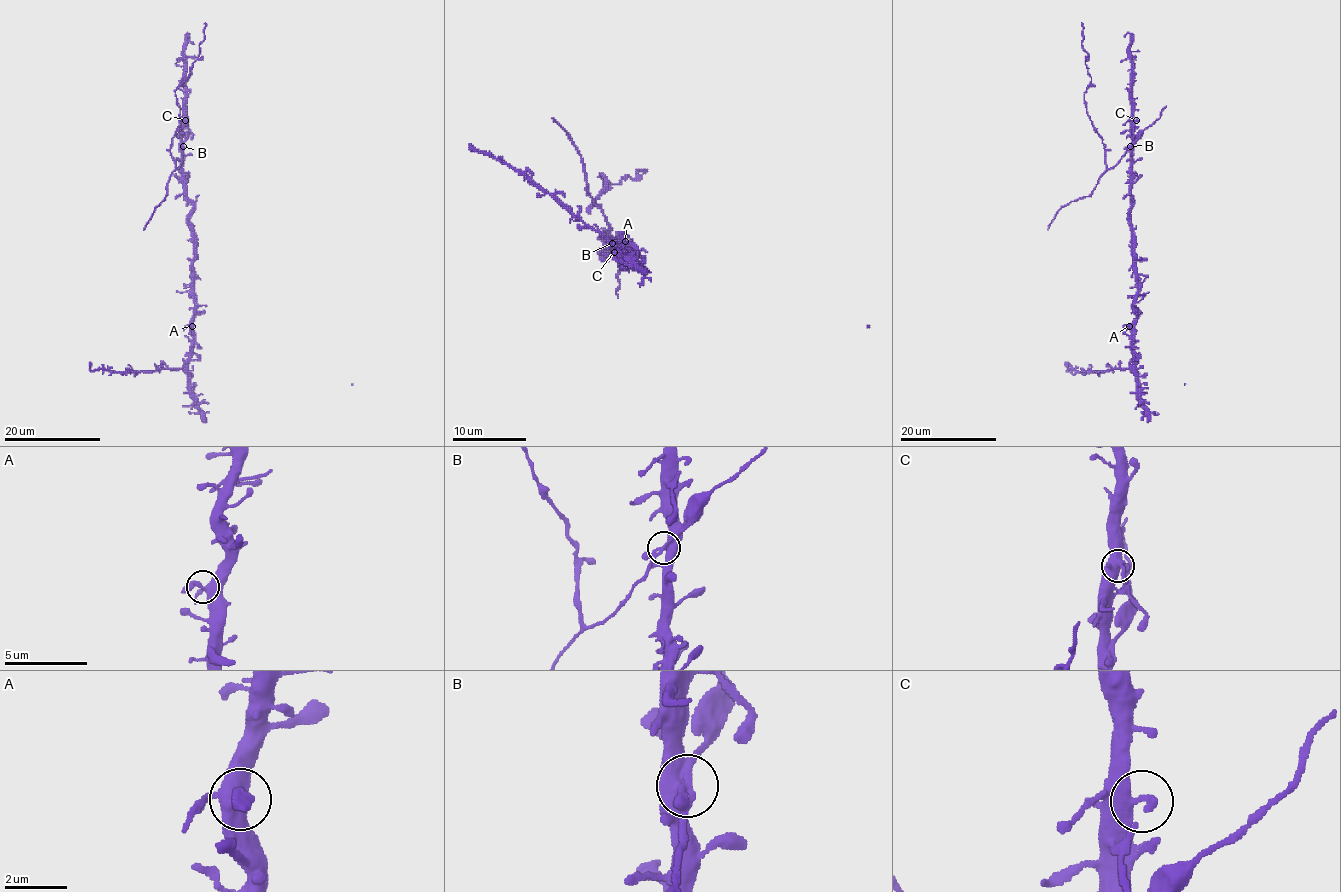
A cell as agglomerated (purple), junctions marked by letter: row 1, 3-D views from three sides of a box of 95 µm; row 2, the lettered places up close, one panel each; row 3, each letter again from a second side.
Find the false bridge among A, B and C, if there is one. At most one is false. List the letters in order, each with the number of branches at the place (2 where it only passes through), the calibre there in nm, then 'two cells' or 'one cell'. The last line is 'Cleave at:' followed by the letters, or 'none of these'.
A: 3 | 360 nm | one cell
B: 3 | 340 nm | two cells
C: 3 | 360 nm | one cell
Cleave at: B

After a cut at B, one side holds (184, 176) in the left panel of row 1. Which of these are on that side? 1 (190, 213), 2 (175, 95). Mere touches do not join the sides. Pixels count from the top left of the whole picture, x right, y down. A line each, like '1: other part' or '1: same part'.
1: same part
2: other part

